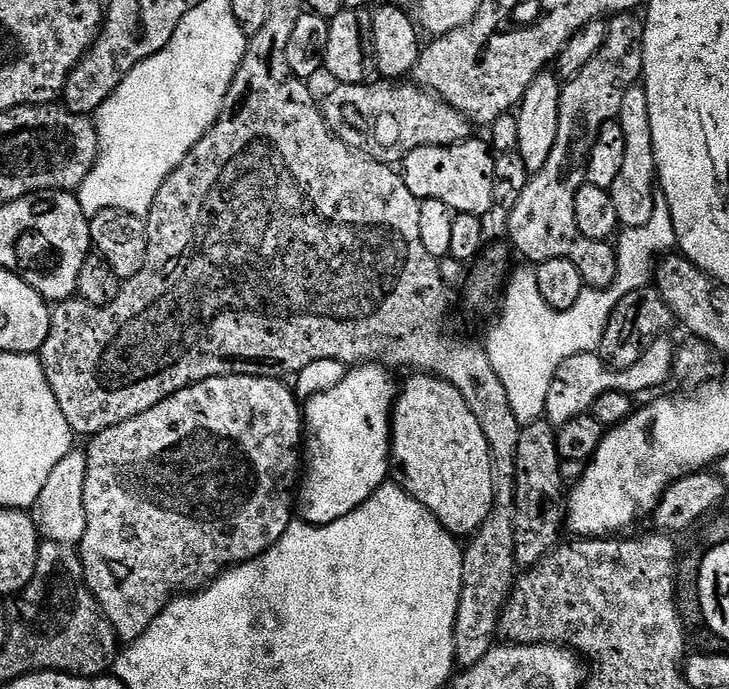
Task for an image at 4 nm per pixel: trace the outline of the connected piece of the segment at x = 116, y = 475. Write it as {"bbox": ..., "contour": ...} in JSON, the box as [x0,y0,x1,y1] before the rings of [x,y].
{"bbox":[82,376,306,642],"contour":[[[219,376],[203,380],[201,384],[192,384],[181,392],[175,392],[170,399],[146,410],[133,420],[101,432],[91,441],[91,451],[96,451],[100,460],[96,458],[91,461],[91,472],[85,490],[88,532],[82,543],[84,573],[88,579],[88,589],[96,595],[97,602],[115,624],[116,635],[121,641],[131,642],[139,638],[173,598],[199,592],[228,569],[245,564],[247,560],[255,560],[267,548],[273,548],[294,523],[298,481],[302,476],[302,437],[306,432],[306,420],[295,391],[284,384],[287,383],[283,379],[271,376]]]}

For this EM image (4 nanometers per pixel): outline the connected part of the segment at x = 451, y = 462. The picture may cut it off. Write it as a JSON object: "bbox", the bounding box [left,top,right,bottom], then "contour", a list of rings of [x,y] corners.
{"bbox":[392,374,496,538],"contour":[[[412,374],[408,381],[405,382],[404,388],[399,389],[398,395],[394,401],[392,409],[392,460],[400,463],[400,468],[404,471],[405,487],[412,497],[415,498],[426,510],[430,510],[438,518],[438,522],[446,531],[452,533],[457,538],[468,538],[480,530],[481,526],[487,522],[491,516],[493,508],[496,507],[496,474],[492,470],[492,451],[486,440],[486,434],[482,432],[482,426],[478,424],[478,418],[470,410],[466,398],[450,382],[441,380],[438,376],[431,374]]]}

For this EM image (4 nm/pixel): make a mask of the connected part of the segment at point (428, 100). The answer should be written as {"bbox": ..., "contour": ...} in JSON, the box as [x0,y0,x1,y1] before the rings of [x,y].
{"bbox":[322,83,470,166],"contour":[[[376,83],[336,84],[333,92],[322,100],[324,121],[345,144],[355,145],[355,140],[360,136],[362,143],[372,147],[371,159],[379,160],[380,163],[389,166],[396,166],[422,146],[450,146],[451,144],[462,144],[469,139],[470,121],[455,108],[449,107],[443,100],[416,86],[395,88],[392,84]]]}

